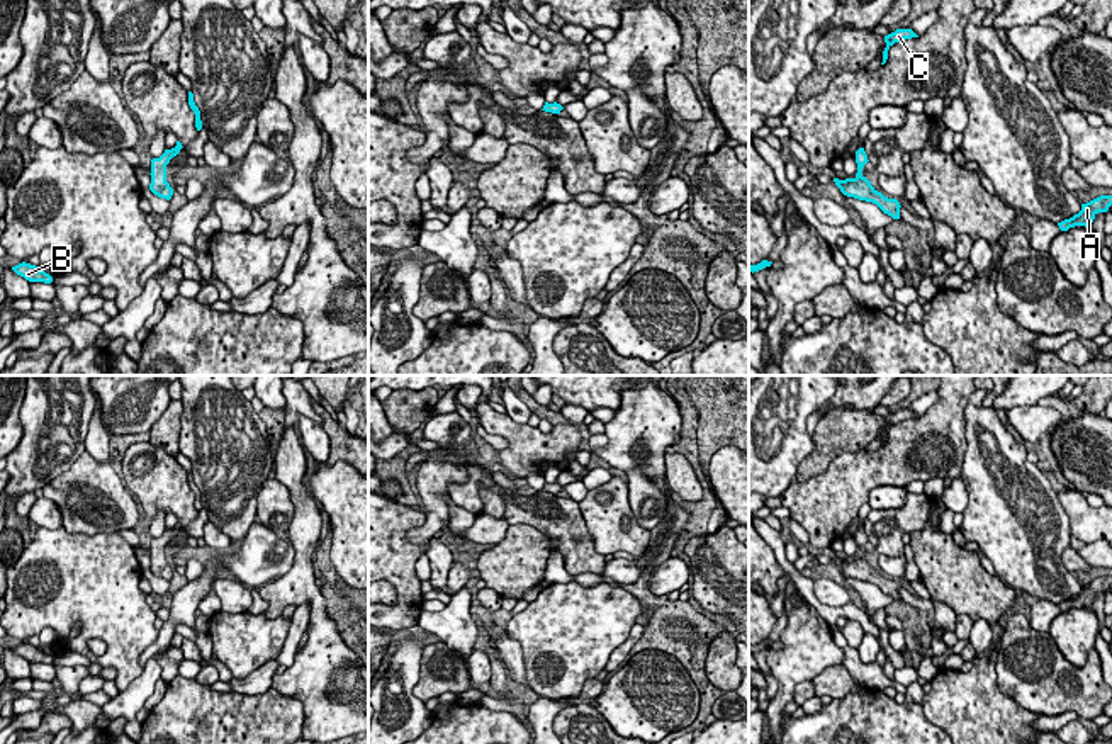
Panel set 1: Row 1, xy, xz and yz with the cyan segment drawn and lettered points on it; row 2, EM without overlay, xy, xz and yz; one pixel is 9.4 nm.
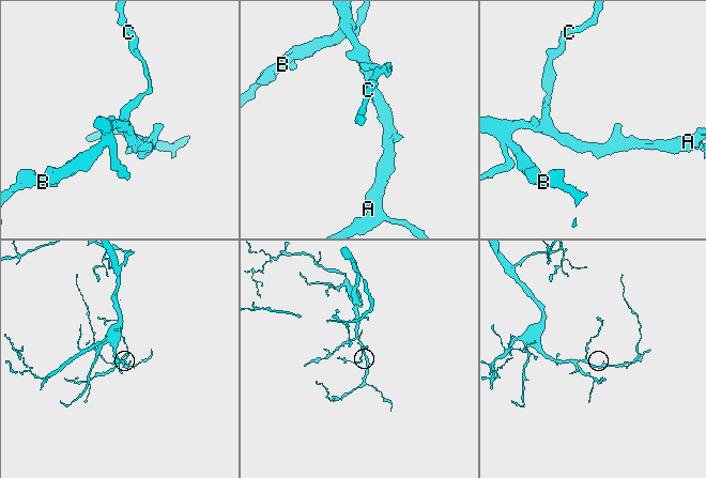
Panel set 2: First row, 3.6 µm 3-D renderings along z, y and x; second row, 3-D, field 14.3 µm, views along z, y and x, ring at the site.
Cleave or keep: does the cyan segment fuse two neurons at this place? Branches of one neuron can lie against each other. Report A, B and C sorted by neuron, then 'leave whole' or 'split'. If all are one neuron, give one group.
A B / C; split

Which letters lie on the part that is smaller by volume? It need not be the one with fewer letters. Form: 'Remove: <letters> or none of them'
Remove: C

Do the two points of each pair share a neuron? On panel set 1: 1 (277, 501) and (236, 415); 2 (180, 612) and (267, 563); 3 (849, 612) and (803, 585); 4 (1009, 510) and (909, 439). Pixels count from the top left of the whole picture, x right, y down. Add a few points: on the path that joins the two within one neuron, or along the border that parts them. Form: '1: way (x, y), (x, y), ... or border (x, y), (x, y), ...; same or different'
1: border (267, 478), (257, 498), (257, 518); different
2: way (197, 588), (219, 563), (243, 563); same
3: way (837, 612), (825, 612), (810, 597); same
4: border (966, 437), (963, 473), (960, 476); different

